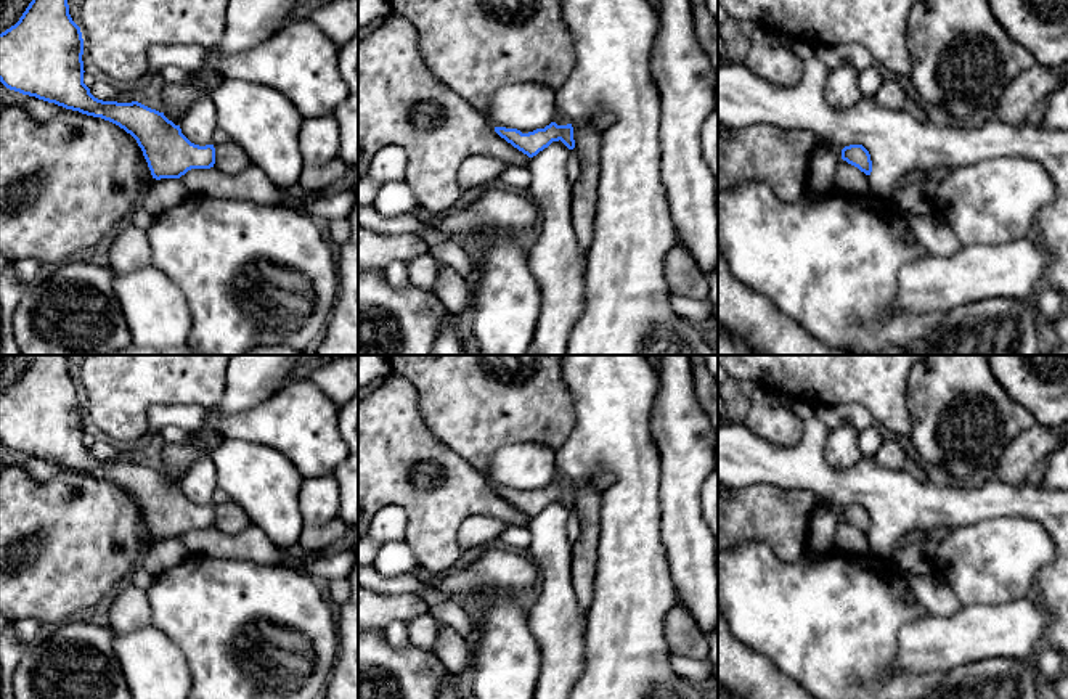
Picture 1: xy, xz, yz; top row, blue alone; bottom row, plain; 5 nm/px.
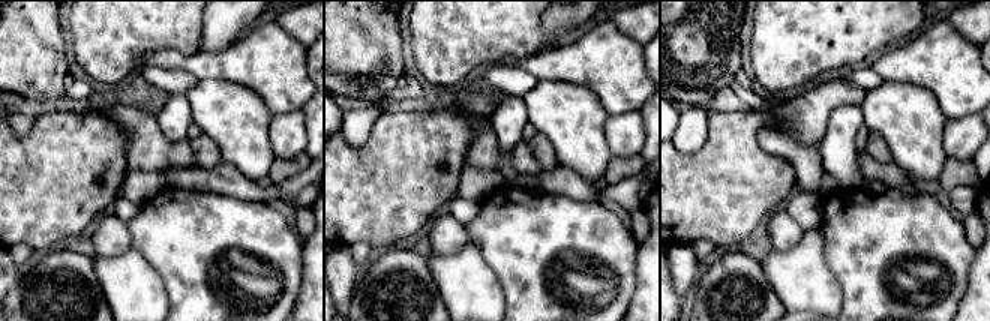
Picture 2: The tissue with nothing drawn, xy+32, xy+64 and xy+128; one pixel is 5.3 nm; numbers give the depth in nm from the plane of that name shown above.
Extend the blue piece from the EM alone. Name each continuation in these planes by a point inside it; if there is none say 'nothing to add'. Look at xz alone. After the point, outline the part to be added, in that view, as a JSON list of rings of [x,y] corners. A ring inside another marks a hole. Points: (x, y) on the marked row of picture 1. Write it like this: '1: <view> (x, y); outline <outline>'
nothing to add

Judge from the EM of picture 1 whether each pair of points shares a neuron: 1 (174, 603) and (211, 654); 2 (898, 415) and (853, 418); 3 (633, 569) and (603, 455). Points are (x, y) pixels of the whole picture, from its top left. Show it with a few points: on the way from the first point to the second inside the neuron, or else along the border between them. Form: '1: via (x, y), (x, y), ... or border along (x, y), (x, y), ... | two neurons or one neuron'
1: via (187, 616), (206, 635), (207, 641) | one neuron
2: border along (835, 404), (860, 404), (876, 423) | two neurons
3: via (630, 540), (630, 482) | one neuron

